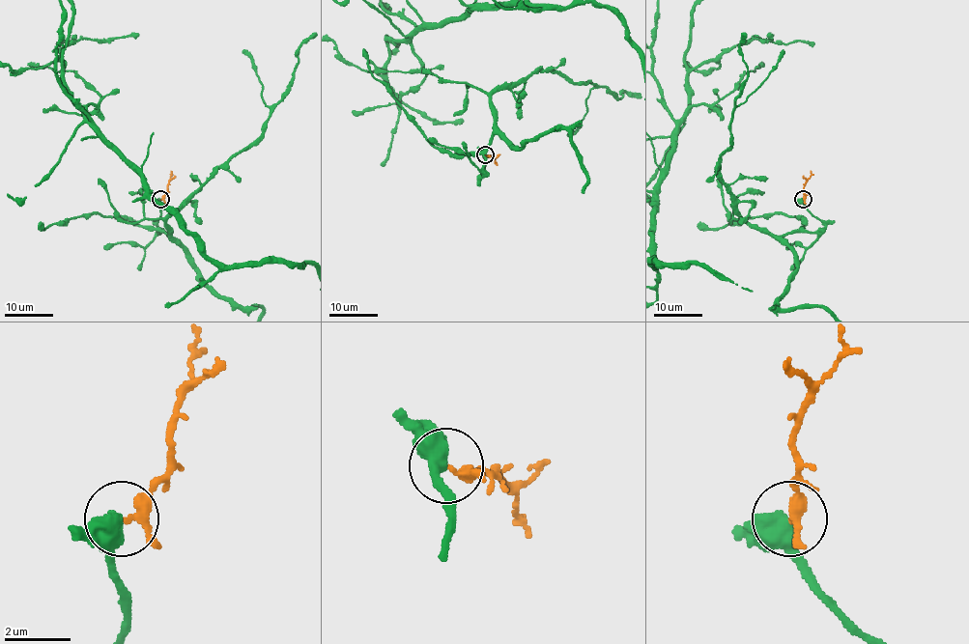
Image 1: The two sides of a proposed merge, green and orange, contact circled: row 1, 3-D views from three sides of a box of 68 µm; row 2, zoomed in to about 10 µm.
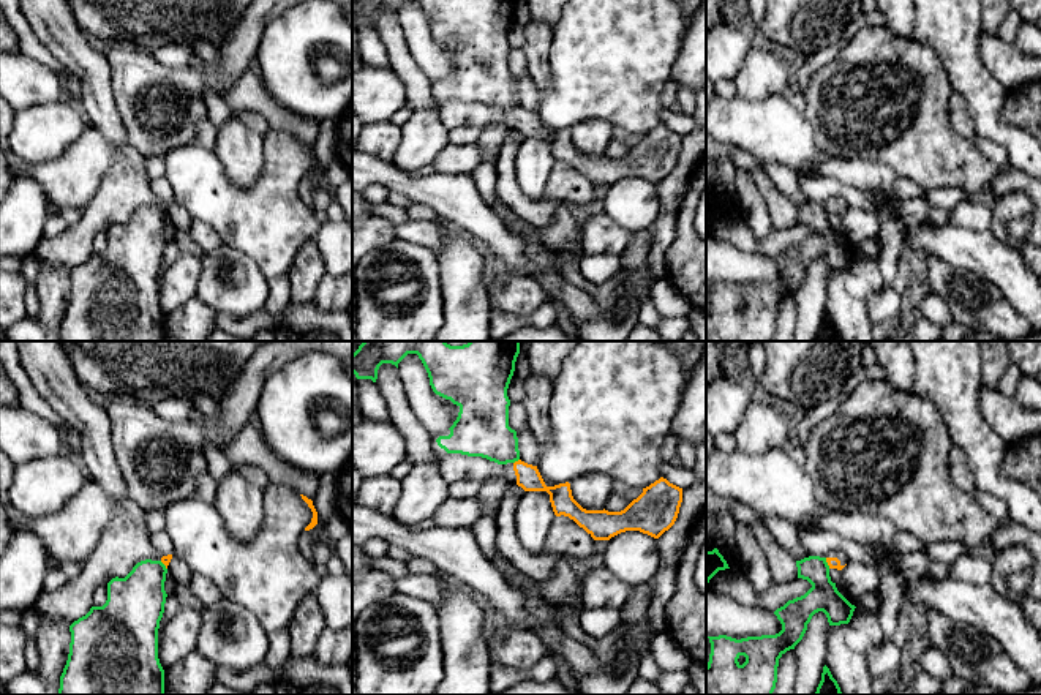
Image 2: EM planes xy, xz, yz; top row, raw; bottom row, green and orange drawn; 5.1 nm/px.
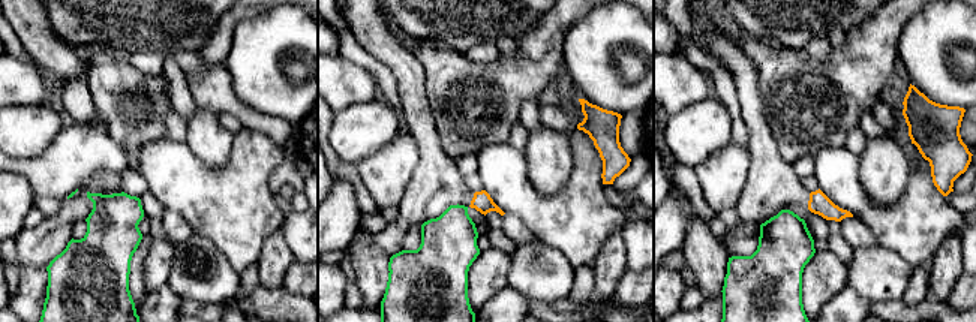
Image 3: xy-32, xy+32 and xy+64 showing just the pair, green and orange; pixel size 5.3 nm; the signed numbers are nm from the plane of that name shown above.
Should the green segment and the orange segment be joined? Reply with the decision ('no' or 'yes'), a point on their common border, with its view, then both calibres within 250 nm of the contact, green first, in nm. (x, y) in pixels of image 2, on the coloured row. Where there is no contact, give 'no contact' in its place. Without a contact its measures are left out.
no | yz (826, 563) | 160/60 nm

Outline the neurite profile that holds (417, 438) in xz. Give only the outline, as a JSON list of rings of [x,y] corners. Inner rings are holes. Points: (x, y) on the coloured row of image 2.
[[[382,363],[378,370],[376,384],[387,403],[392,423],[406,438],[406,460],[411,463],[430,461],[434,456],[431,450],[433,434],[417,420],[415,414],[412,412],[398,376],[398,368],[392,363]]]

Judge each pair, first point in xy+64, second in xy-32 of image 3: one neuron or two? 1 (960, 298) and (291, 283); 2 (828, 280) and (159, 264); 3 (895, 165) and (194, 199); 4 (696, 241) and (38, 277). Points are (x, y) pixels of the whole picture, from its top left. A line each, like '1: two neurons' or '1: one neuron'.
1: one neuron
2: one neuron
3: two neurons
4: one neuron

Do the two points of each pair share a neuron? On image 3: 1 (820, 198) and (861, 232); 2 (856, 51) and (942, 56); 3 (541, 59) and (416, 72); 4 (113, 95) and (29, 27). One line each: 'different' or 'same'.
1: different
2: different
3: different
4: different

